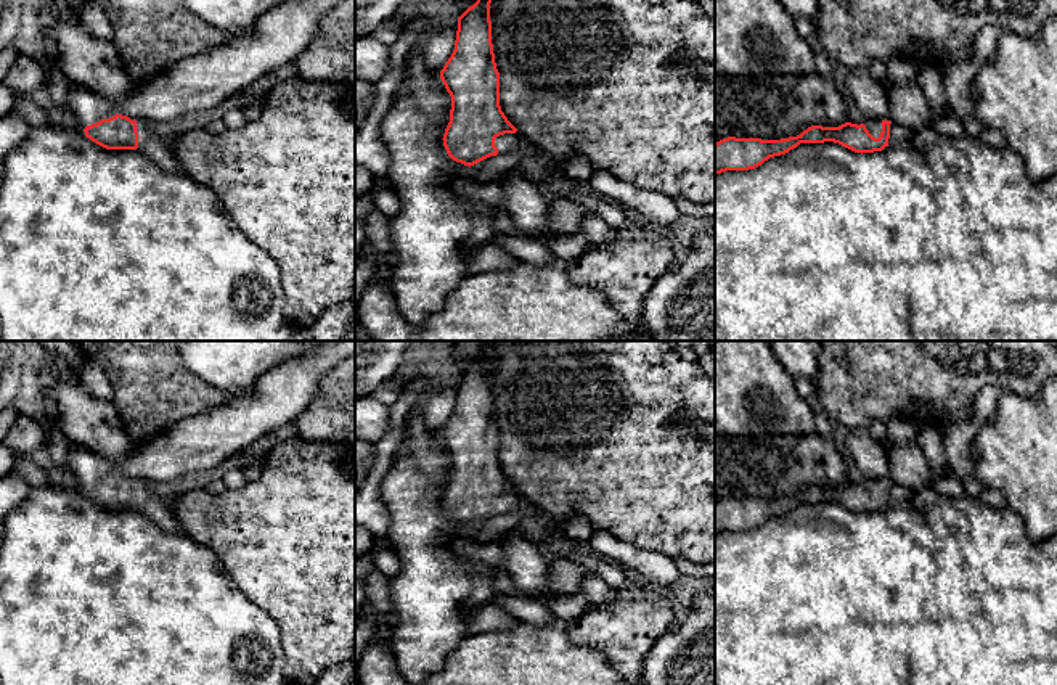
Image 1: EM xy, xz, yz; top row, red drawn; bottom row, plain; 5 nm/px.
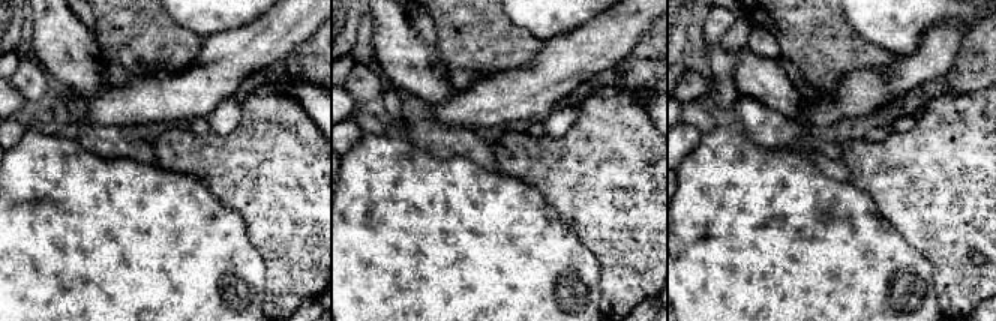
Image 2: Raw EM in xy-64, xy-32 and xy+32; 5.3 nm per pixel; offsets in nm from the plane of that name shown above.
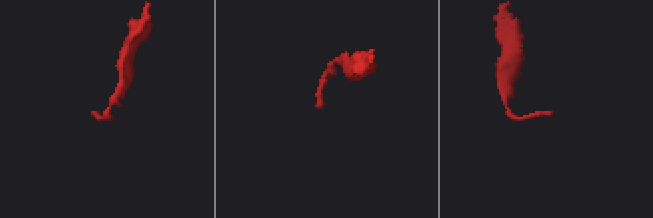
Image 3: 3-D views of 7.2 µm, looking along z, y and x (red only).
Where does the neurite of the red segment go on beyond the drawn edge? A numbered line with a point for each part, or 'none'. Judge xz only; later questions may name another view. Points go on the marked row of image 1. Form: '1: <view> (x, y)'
1: xz (510, 142)

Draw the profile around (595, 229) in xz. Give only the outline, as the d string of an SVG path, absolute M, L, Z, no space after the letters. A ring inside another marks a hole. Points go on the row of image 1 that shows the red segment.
M594 214L580 219L578 232L586 236L590 244L604 244L615 238L615 230Z

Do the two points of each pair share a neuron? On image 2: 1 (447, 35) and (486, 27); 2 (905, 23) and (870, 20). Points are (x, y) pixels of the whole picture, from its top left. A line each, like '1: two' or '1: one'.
1: one
2: one

